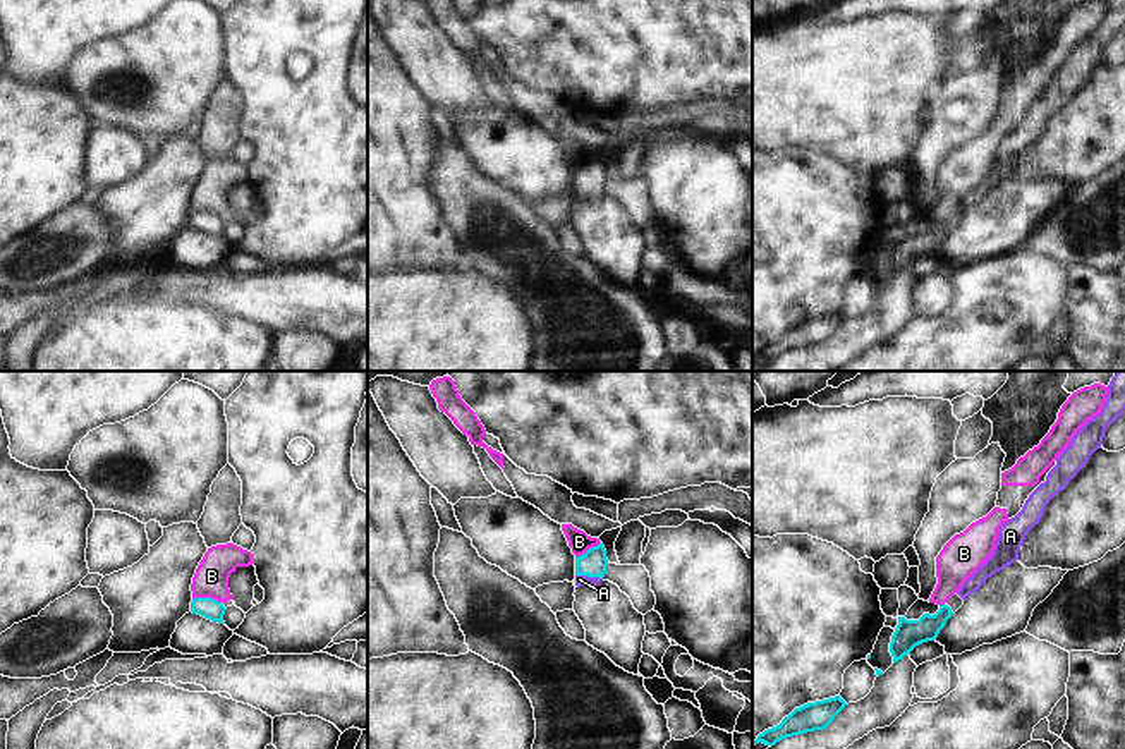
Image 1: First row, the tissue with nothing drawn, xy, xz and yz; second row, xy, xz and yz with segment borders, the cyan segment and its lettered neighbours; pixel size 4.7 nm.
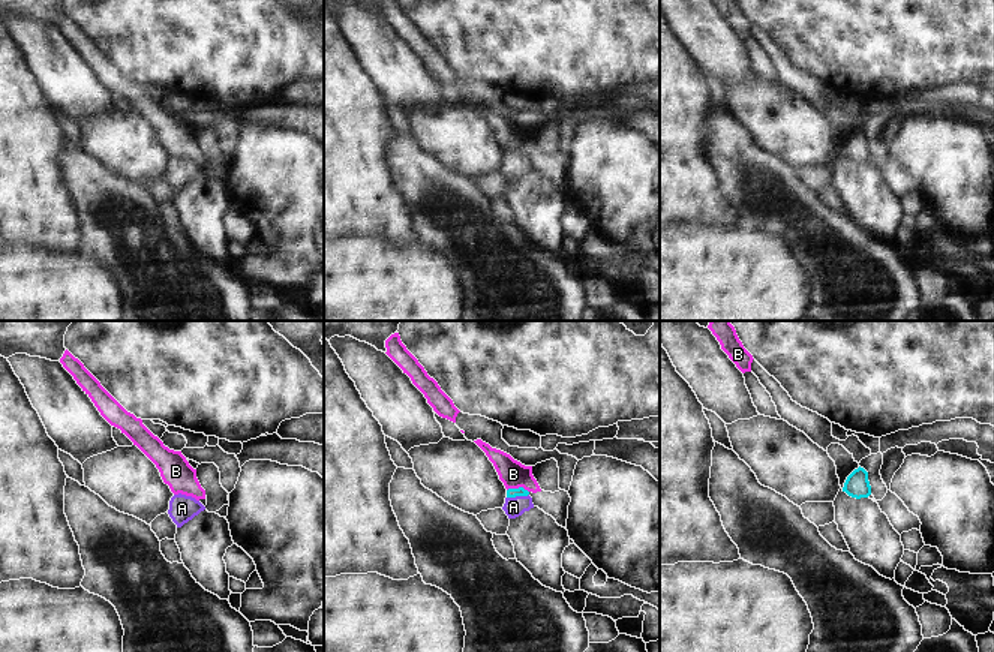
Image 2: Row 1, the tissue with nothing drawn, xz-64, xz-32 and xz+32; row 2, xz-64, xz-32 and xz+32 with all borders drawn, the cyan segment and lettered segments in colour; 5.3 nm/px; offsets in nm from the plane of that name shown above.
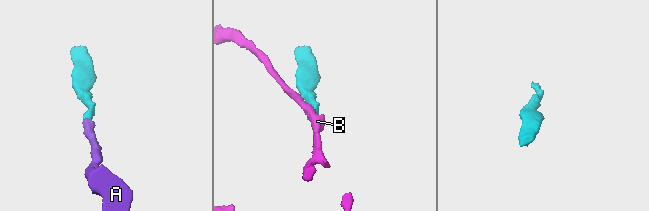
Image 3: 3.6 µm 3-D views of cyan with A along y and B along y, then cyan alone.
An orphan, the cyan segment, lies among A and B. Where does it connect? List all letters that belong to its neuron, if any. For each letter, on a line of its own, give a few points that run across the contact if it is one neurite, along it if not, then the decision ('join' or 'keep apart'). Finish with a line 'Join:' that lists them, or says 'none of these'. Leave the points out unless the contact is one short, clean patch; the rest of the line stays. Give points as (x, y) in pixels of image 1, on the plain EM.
A: line xz (593, 179), (589, 191), (579, 194); join
B: line xy (193, 213), (215, 213), (220, 219); keep apart
Join: A

